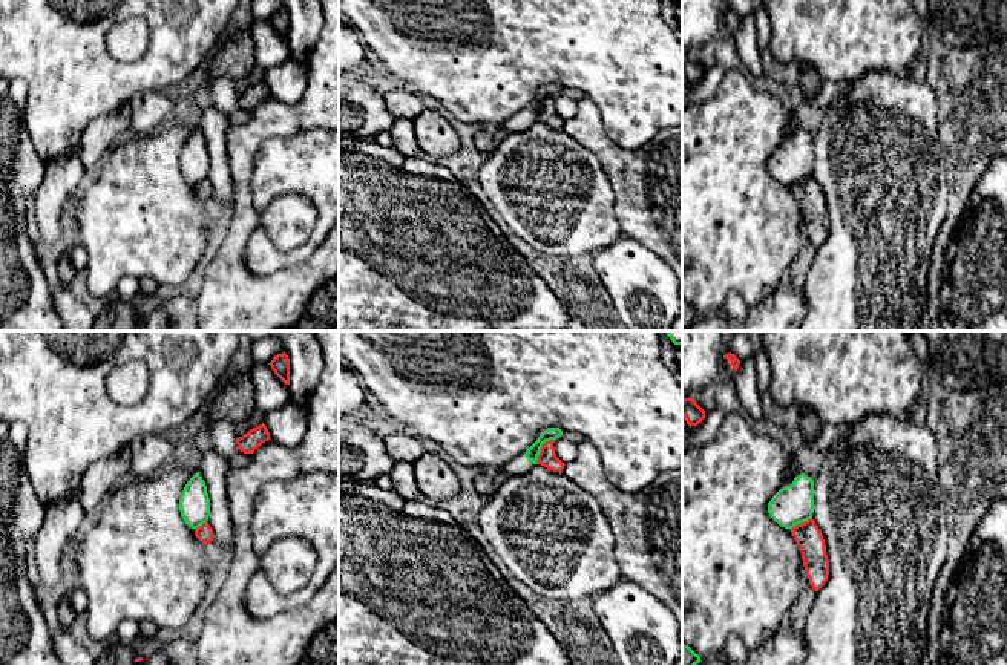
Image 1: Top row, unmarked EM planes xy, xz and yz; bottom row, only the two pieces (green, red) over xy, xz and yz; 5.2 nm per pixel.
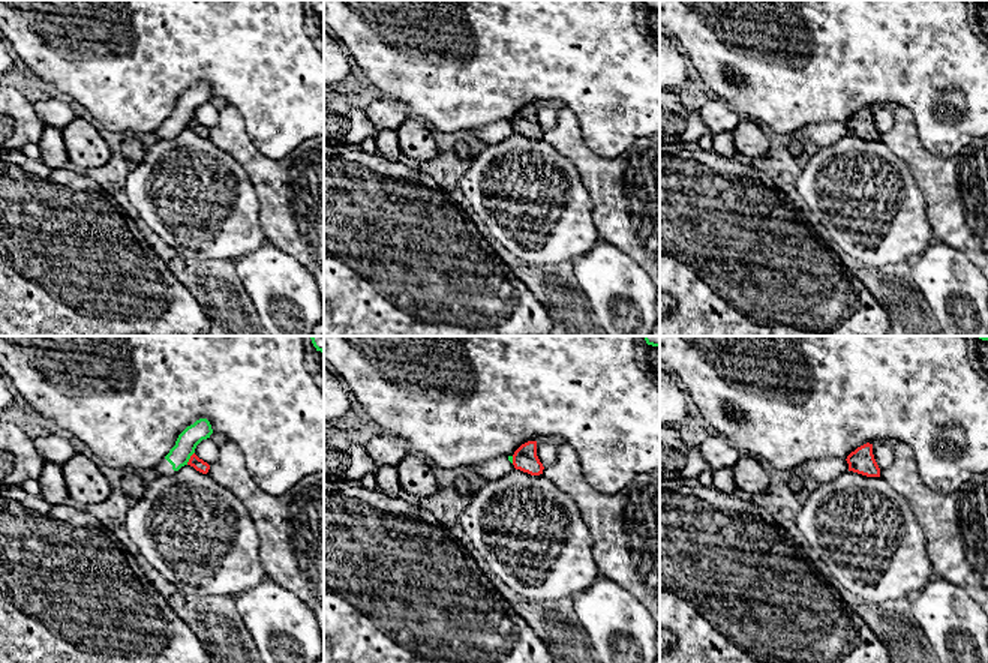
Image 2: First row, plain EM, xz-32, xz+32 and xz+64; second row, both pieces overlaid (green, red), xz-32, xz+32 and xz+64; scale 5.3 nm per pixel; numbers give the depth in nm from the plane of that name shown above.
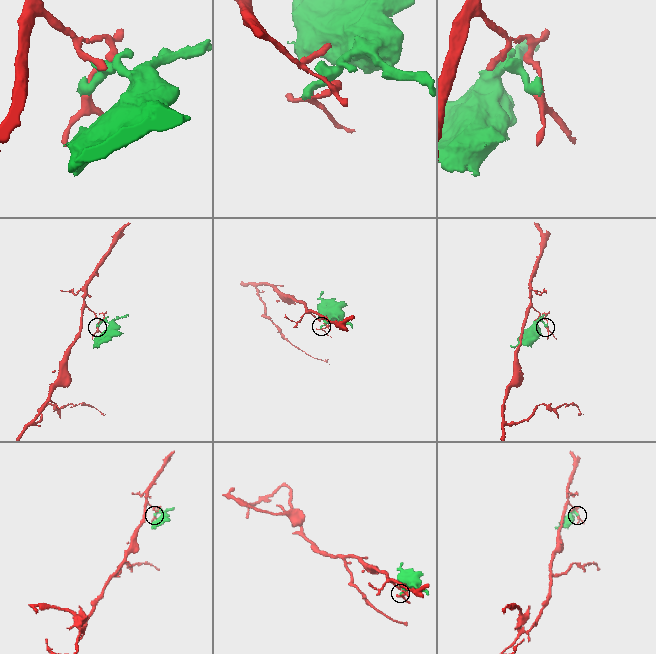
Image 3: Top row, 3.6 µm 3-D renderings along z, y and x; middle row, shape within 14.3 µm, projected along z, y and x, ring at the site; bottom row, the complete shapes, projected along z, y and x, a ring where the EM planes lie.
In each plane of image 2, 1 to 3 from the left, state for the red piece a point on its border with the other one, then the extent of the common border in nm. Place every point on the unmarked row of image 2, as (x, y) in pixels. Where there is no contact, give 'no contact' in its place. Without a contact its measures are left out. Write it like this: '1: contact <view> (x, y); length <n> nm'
1: contact xz-32 (189, 122); length 80 nm
2: contact xz+32 (511, 123); length 40 nm
3: no contact

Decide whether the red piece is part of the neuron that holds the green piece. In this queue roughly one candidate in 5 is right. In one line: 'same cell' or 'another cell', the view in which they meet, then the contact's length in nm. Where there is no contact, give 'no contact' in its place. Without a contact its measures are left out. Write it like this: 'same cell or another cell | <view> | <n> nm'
another cell | xz | 170 nm

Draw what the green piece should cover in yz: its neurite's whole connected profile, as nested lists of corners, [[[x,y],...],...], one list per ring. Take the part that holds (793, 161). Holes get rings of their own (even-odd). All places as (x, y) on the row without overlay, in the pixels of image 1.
[[[805,130],[794,135],[791,142],[782,144],[768,159],[769,173],[782,184],[792,185],[812,175],[814,136]]]

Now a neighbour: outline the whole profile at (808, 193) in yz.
[[[812,175],[794,182],[791,190],[800,205],[809,242],[818,248],[829,231],[829,218],[823,192]]]

